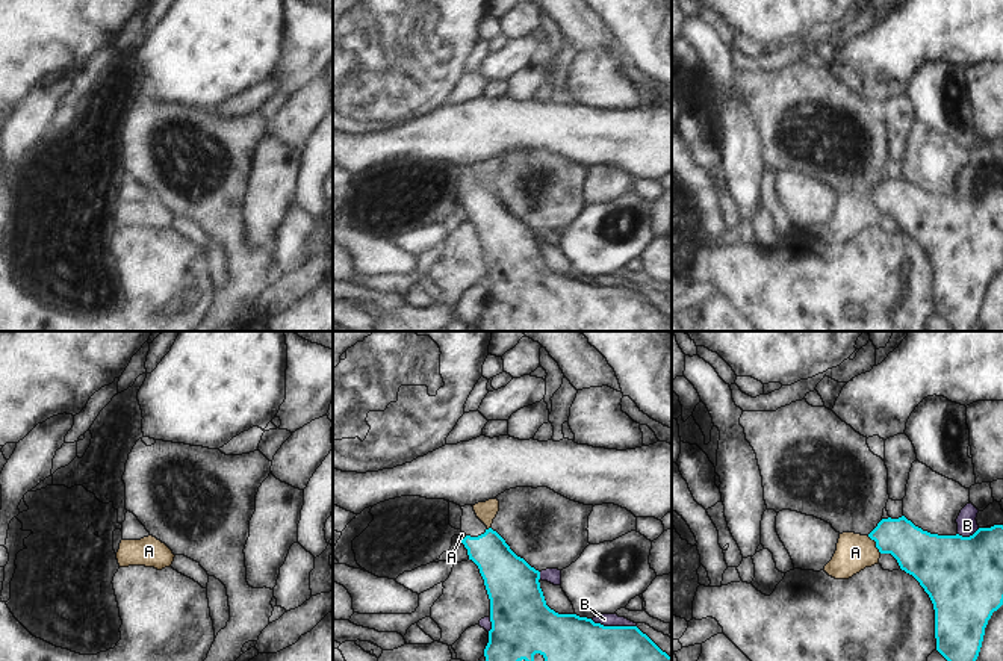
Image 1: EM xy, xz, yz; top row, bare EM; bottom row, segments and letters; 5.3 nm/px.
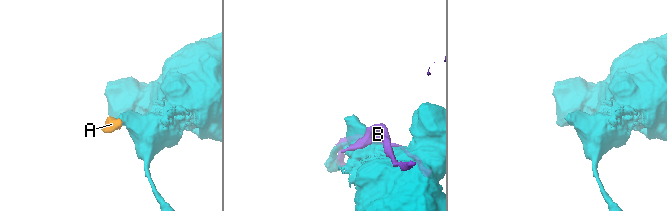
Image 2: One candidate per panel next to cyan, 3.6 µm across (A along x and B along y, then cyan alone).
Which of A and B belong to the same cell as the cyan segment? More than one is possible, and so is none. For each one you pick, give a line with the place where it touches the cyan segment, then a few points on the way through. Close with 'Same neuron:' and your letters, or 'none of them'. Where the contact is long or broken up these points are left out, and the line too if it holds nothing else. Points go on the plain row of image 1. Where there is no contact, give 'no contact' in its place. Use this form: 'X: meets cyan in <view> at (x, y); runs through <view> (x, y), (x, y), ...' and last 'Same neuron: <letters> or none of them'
Same neuron: none of them

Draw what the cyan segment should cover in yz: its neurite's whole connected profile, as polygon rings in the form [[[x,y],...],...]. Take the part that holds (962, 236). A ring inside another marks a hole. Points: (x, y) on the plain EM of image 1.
[[[905,177],[882,180],[868,195],[880,215],[891,215],[902,231],[912,236],[929,256],[935,271],[936,312],[955,331],[970,331],[976,324],[988,281],[1003,266],[1003,186],[979,189],[973,197],[938,197],[923,192]]]

